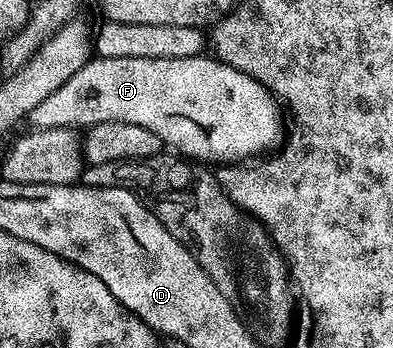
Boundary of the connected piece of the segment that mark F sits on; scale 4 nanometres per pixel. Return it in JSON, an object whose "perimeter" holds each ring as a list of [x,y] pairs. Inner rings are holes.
{"perimeter":[[[214,56],[185,60],[92,57],[79,72],[70,76],[61,88],[57,88],[51,96],[45,96],[45,100],[41,100],[37,108],[33,108],[29,122],[37,130],[66,126],[90,128],[102,122],[137,124],[158,134],[172,151],[178,152],[188,160],[198,160],[203,164],[219,164],[224,160],[247,160],[252,156],[262,155],[259,154],[262,150],[270,151],[270,146],[275,141],[275,145],[280,141],[285,130],[281,107],[271,95],[271,91],[257,84],[253,76],[245,76],[245,72],[226,66]]]}

